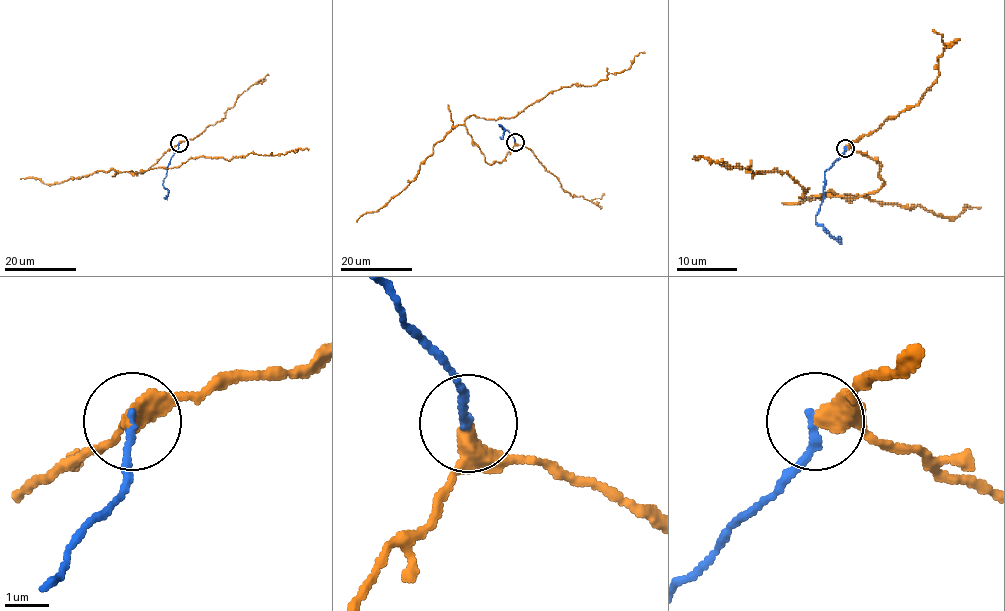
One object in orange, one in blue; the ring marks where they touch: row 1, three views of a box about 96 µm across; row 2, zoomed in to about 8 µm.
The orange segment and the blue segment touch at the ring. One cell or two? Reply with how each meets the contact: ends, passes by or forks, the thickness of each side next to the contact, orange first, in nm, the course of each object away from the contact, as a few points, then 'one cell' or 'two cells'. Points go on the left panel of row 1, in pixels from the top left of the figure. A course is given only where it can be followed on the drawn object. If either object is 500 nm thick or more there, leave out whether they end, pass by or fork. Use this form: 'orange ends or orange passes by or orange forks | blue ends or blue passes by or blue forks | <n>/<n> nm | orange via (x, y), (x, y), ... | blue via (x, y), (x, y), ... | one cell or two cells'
orange passes by | blue ends | 340/170 nm | orange via (179, 143), (144, 173), (129, 172), (173, 168), (199, 157), (228, 160), (250, 153), (274, 155), (309, 149) | blue via (179, 143), (163, 184), (168, 191), (164, 198) | two cells

